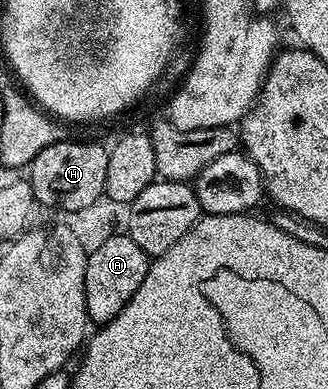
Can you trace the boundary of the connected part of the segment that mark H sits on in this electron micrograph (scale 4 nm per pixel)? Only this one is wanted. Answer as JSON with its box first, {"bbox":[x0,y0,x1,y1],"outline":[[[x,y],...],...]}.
{"bbox":[28,138,108,214],"outline":[[[73,138],[58,140],[52,146],[40,150],[40,154],[36,154],[36,158],[28,166],[28,179],[35,201],[41,207],[43,204],[46,208],[59,208],[64,214],[91,205],[104,196],[108,158],[106,144],[85,144],[84,141]]]}

